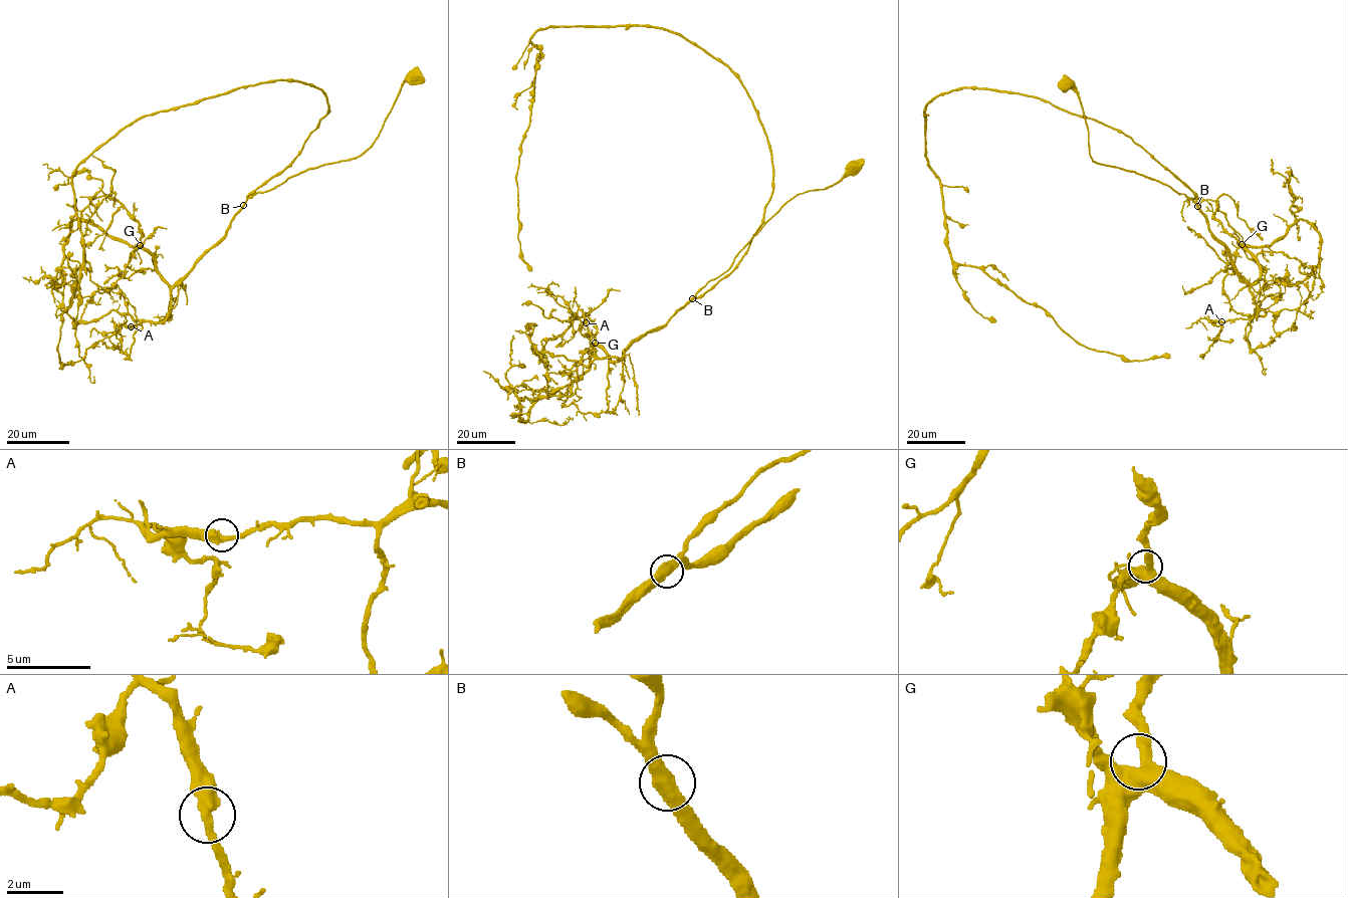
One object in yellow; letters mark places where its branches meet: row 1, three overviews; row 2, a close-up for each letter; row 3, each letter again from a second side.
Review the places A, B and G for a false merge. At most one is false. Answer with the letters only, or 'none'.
none

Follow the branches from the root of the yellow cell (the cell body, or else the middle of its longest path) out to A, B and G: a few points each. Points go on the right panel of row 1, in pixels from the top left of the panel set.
A: (1067, 82), (1083, 107), (1092, 160), (1183, 194), (1224, 245), (1257, 316), (1221, 321)
B: (1067, 82), (1070, 82), (1083, 107), (1089, 154), (1094, 162), (1152, 178), (1183, 194), (1197, 206)
G: (1067, 82), (1083, 107), (1092, 160), (1188, 197), (1236, 271), (1252, 283), (1259, 263), (1242, 244)

